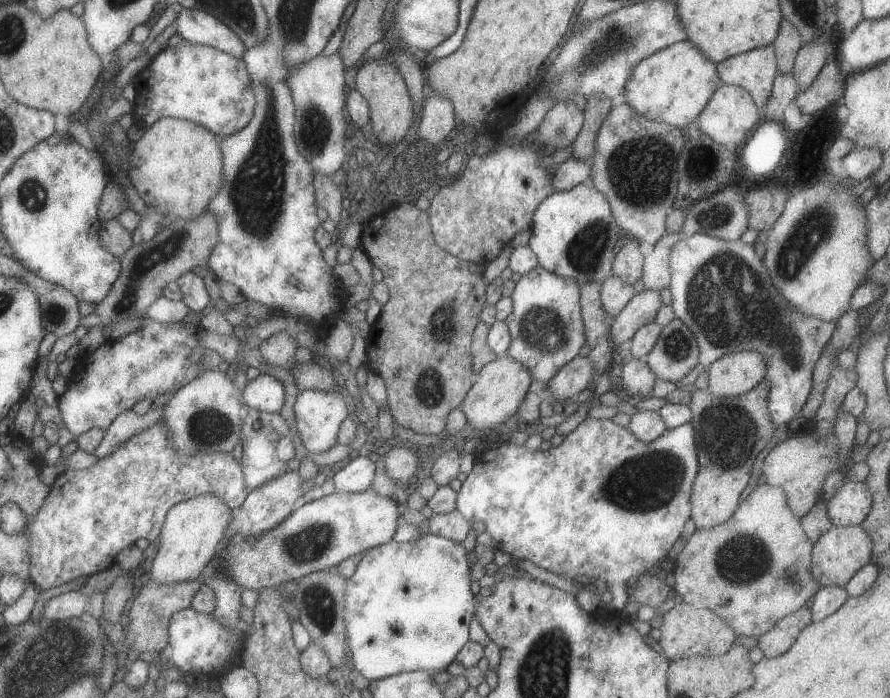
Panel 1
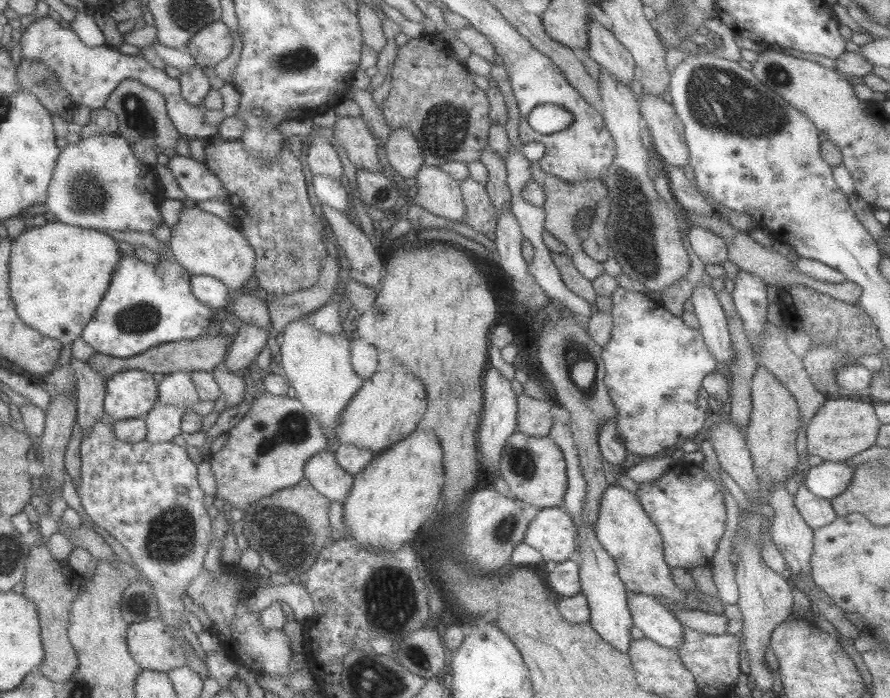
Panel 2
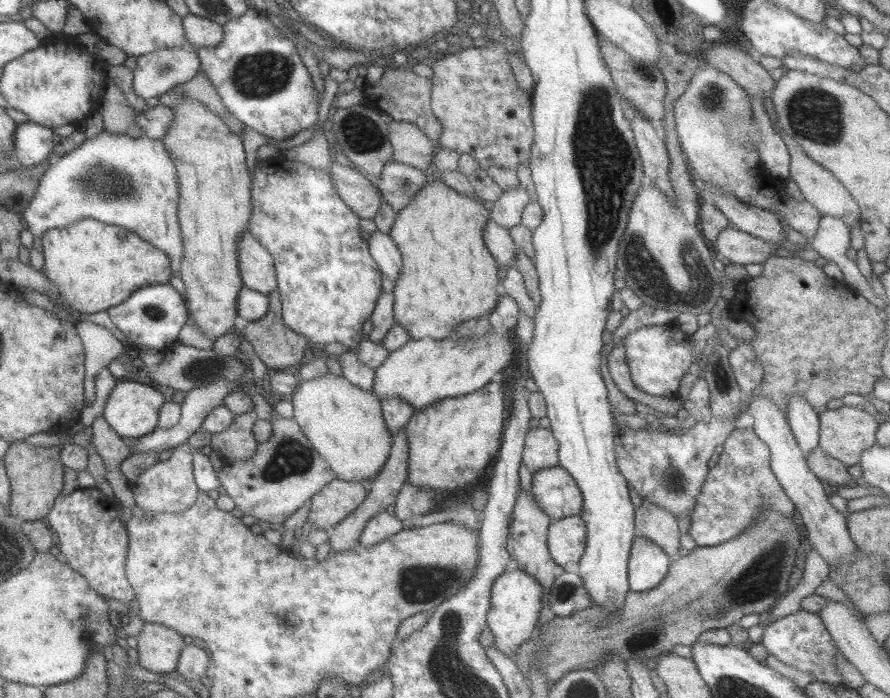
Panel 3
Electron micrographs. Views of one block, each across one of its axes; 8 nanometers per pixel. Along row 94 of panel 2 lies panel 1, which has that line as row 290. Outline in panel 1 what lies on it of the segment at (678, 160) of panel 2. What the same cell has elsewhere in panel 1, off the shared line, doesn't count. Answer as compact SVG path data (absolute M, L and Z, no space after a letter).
M644 289L636 294L618 316L610 322L610 340L616 347L616 353L630 344L634 334L642 326L651 324L663 305L659 292Z

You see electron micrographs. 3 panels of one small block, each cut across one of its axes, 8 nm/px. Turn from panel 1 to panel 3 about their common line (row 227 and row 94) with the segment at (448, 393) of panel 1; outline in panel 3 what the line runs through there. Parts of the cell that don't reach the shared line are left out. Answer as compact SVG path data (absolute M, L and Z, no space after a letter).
M397 65L397 68L386 67L378 82L366 82L362 92L367 108L387 113L396 121L415 124L430 141L438 144L443 126L431 110L431 89L432 79L423 78Z

